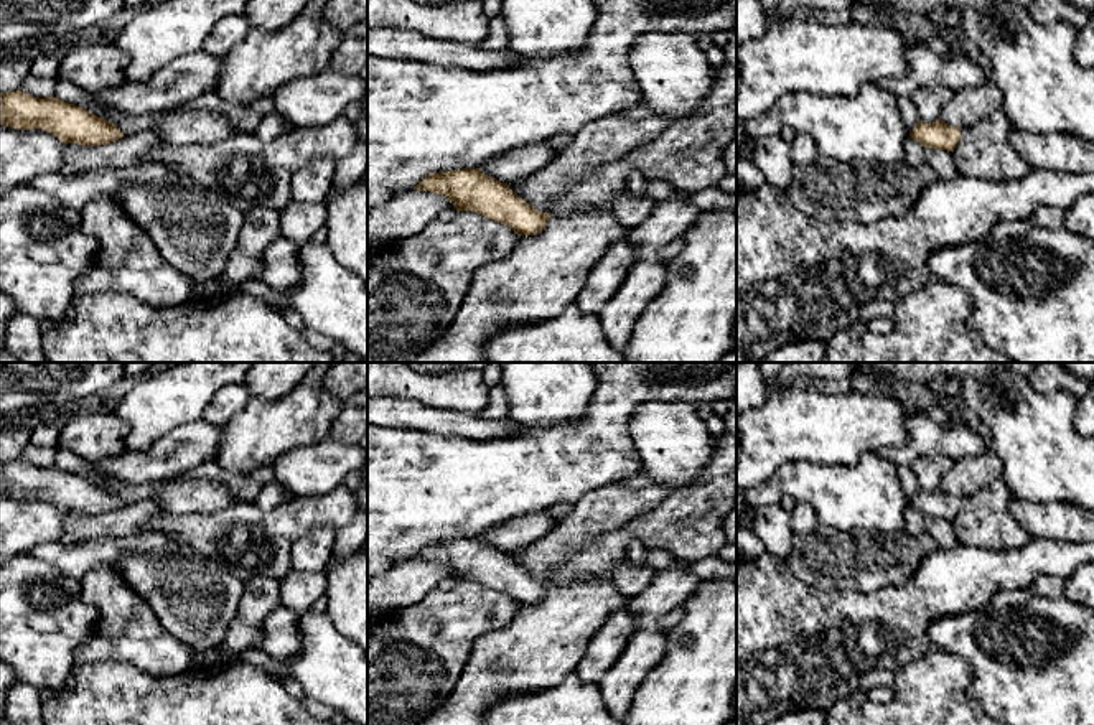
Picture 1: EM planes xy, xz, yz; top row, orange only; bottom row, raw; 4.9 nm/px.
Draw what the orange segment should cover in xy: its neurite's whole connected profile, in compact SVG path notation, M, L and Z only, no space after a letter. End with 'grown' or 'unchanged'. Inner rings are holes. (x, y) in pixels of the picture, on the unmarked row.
M23 460L0 461L0 494L31 499L41 498L66 512L87 516L107 514L124 503L104 486L56 468L40 468Z | unchanged

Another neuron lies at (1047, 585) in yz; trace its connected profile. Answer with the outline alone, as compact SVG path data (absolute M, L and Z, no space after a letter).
M1040 575L1030 588L1045 598L1059 598L1064 593L1064 580L1053 575Z

